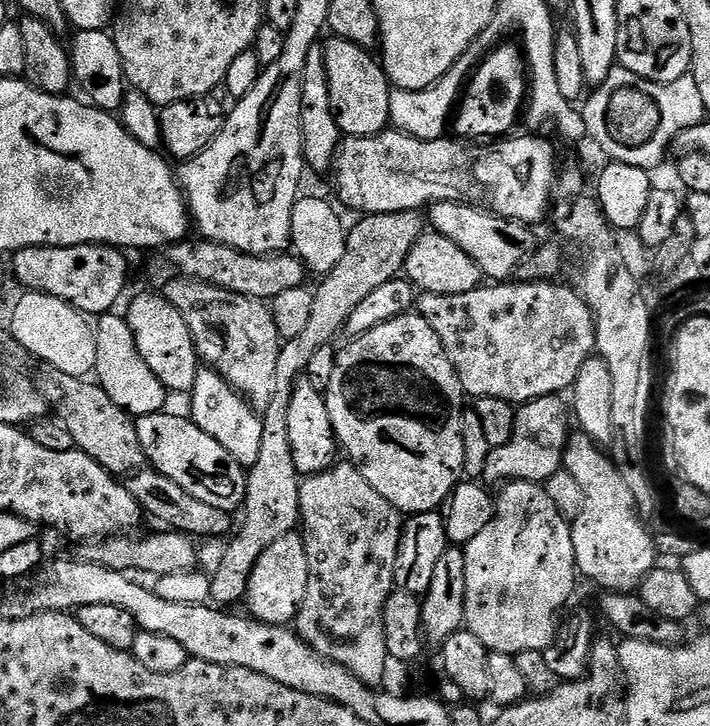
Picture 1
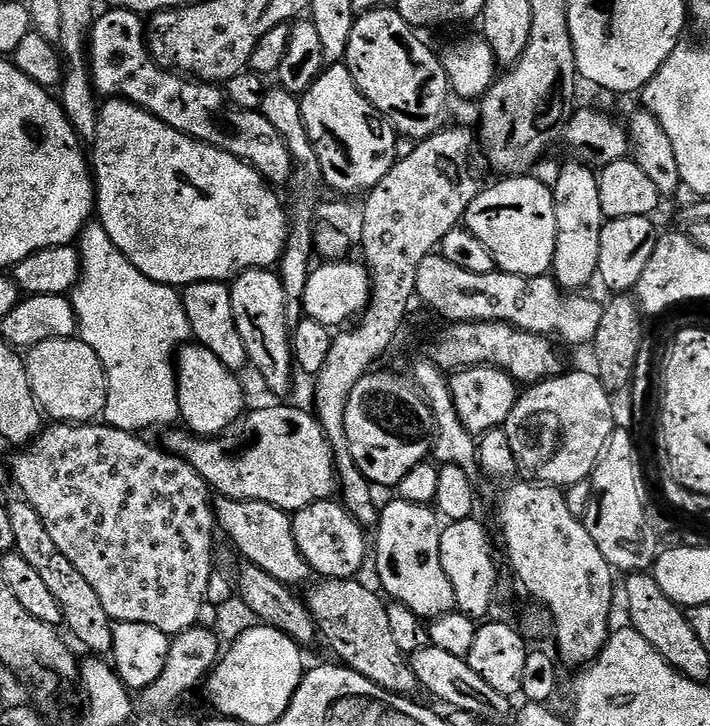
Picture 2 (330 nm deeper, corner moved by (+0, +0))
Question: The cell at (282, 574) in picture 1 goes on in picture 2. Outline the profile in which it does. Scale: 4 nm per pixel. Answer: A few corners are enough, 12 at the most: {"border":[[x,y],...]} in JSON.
{"border":[[343,503],[292,516],[294,542],[317,577],[359,577],[370,540]]}

